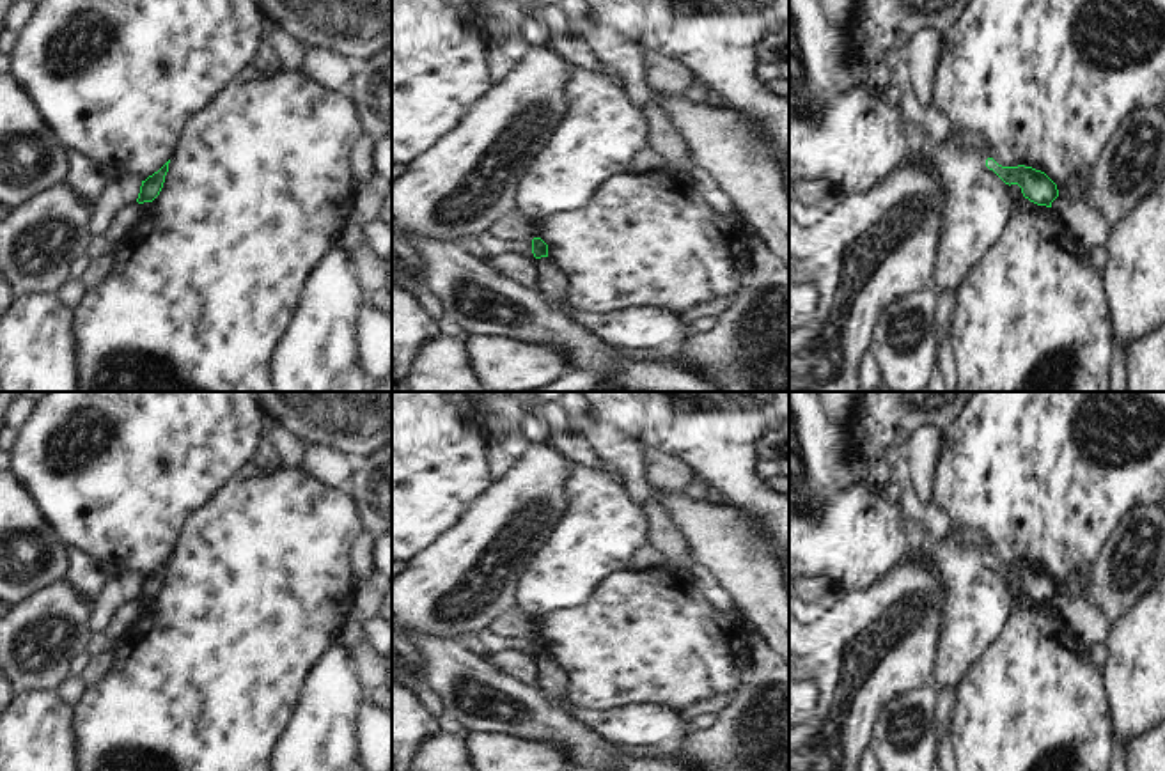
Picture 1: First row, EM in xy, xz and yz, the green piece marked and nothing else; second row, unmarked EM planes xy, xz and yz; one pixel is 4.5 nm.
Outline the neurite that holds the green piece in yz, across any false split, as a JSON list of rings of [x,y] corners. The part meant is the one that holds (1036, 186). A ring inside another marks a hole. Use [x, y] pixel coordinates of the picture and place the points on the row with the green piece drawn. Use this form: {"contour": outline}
{"contour": [[[993,158],[986,160],[986,167],[1005,184],[1018,184],[1023,197],[1037,206],[1052,207],[1052,202],[1059,197],[1057,184],[1041,170],[1025,165],[1002,167]]]}

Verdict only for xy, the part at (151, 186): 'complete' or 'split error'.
complete

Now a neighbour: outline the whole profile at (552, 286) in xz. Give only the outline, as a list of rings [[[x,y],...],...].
[[[550,257],[536,259],[537,269],[537,292],[553,310],[560,310],[562,301],[567,298],[566,275],[551,262]]]

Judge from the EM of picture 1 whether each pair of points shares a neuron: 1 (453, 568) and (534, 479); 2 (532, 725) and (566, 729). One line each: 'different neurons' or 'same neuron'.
1: same neuron
2: same neuron

